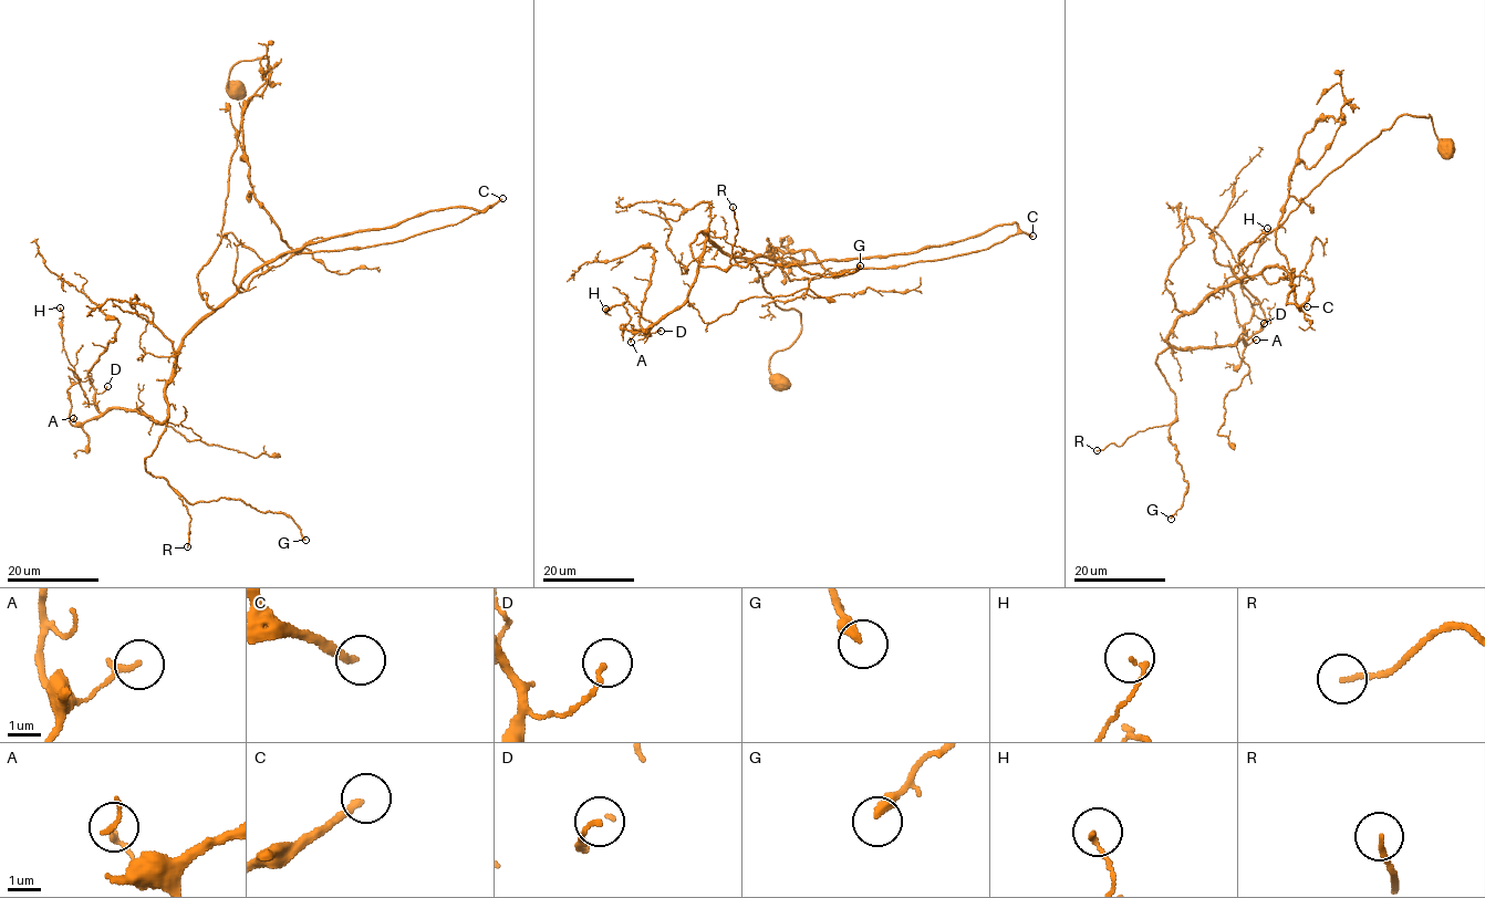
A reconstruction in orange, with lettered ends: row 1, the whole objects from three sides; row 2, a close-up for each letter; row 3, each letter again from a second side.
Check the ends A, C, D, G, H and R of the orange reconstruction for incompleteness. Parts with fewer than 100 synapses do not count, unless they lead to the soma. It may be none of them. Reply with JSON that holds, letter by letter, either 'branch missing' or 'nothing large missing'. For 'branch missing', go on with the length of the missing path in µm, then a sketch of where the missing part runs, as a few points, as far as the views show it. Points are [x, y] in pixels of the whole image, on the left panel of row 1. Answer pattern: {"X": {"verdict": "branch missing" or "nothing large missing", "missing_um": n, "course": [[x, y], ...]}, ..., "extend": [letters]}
{"A": {"verdict": "nothing large missing"}, "C": {"verdict": "branch missing", "missing_um": 160}, "D": {"verdict": "nothing large missing"}, "G": {"verdict": "nothing large missing"}, "H": {"verdict": "nothing large missing"}, "R": {"verdict": "nothing large missing"}, "extend": ["C"]}

